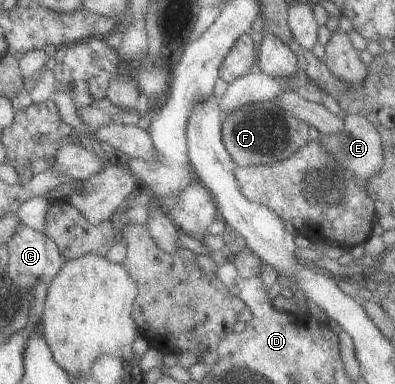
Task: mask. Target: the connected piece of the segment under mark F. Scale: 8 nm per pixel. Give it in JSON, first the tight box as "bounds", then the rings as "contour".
{"bounds":[222,100,321,166],"contour":[[[273,100],[250,104],[222,121],[222,141],[232,161],[239,166],[273,164],[293,155],[301,147],[320,140],[321,133],[283,112]]]}

